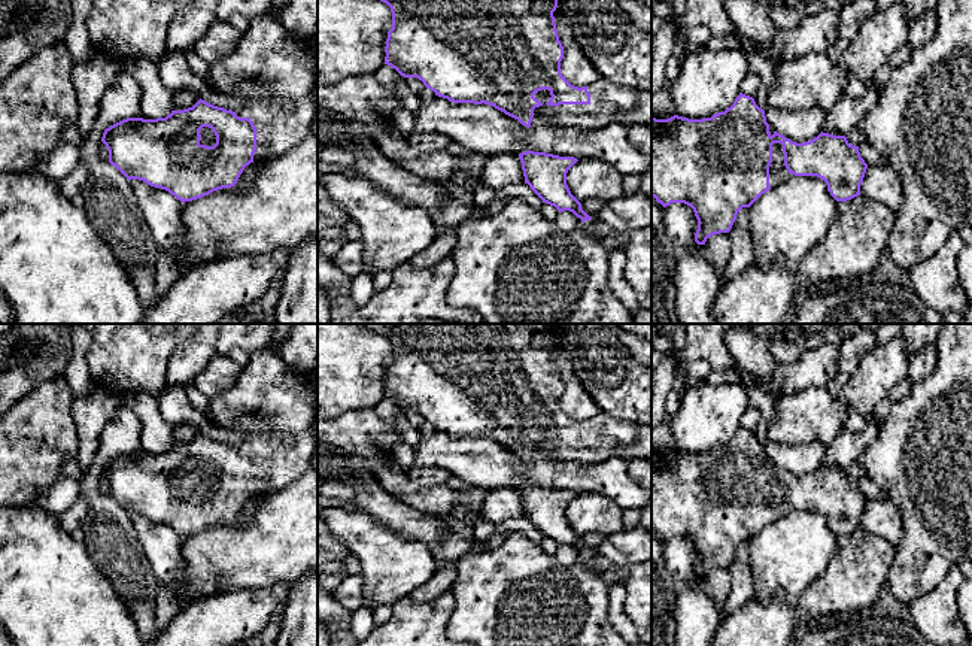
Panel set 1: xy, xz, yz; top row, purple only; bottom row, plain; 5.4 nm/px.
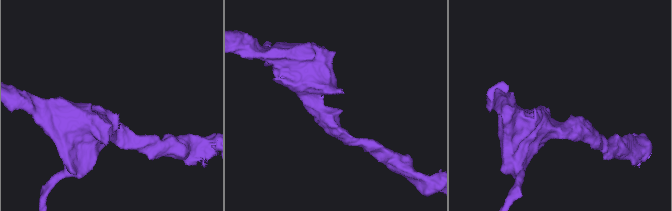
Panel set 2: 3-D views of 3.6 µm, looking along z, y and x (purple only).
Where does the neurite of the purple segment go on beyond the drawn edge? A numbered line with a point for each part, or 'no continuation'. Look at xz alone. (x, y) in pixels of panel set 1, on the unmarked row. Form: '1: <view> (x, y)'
1: xz (608, 434)

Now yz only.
1: yz (778, 507)

